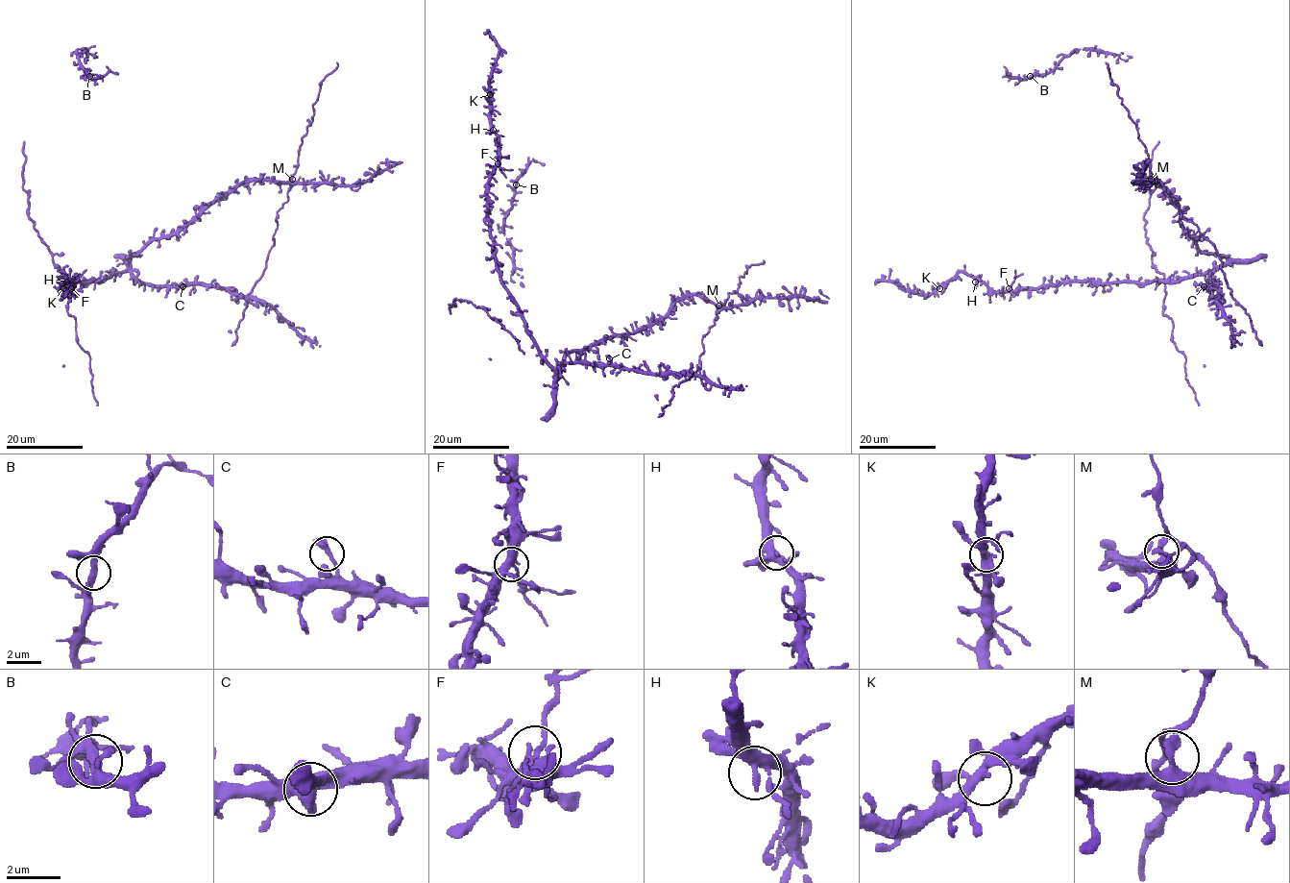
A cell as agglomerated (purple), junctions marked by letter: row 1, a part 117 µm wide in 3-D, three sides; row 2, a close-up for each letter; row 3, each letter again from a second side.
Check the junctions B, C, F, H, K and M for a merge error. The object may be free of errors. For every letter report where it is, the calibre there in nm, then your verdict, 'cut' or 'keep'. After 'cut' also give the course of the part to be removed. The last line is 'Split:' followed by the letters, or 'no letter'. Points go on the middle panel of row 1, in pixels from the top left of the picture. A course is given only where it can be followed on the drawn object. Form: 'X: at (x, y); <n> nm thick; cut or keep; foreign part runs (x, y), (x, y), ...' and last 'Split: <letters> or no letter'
B: at (516, 184); 340 nm thick; keep
C: at (609, 358); 360 nm thick; keep
F: at (498, 163); 320 nm thick; cut; foreign part runs (498, 163), (501, 169), (513, 169)
H: at (493, 130); 300 nm thick; keep
K: at (490, 94); 320 nm thick; keep
M: at (718, 306); 360 nm thick; keep
Split: F

